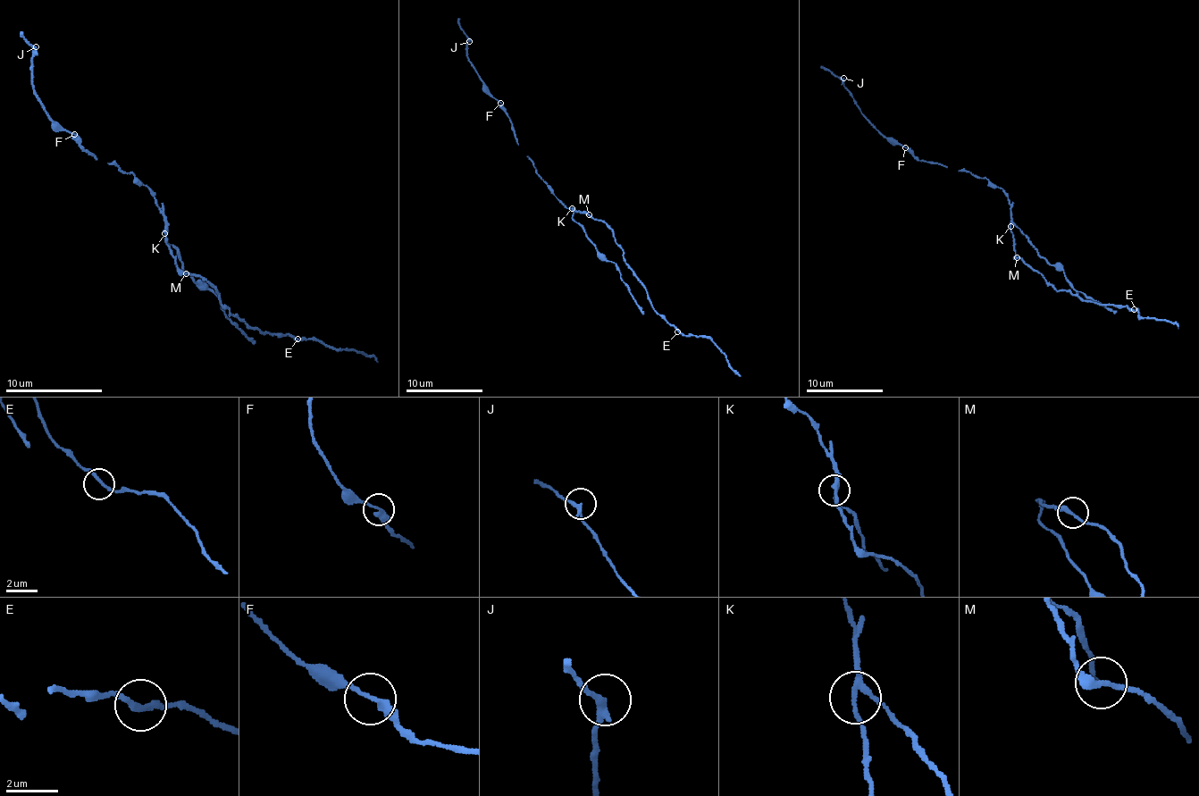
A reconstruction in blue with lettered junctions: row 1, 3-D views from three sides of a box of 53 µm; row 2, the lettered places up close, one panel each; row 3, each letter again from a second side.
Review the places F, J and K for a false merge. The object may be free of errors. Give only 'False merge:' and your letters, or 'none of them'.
False merge: K

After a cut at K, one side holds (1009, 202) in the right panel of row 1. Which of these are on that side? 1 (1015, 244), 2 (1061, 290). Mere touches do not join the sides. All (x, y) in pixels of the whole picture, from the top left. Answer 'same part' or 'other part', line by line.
1: other part
2: other part

